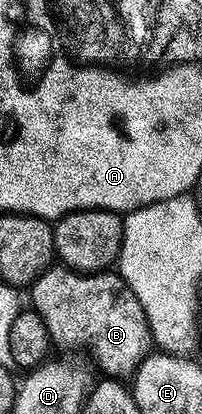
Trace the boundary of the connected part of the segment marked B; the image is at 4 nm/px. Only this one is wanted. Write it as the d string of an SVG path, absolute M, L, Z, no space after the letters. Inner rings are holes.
M52 266L30 285L30 292L30 307L45 322L52 345L56 349L80 348L88 352L104 377L134 377L144 358L152 355L153 341L145 310L141 310L141 302L137 302L122 276L114 271L84 274L66 266Z

